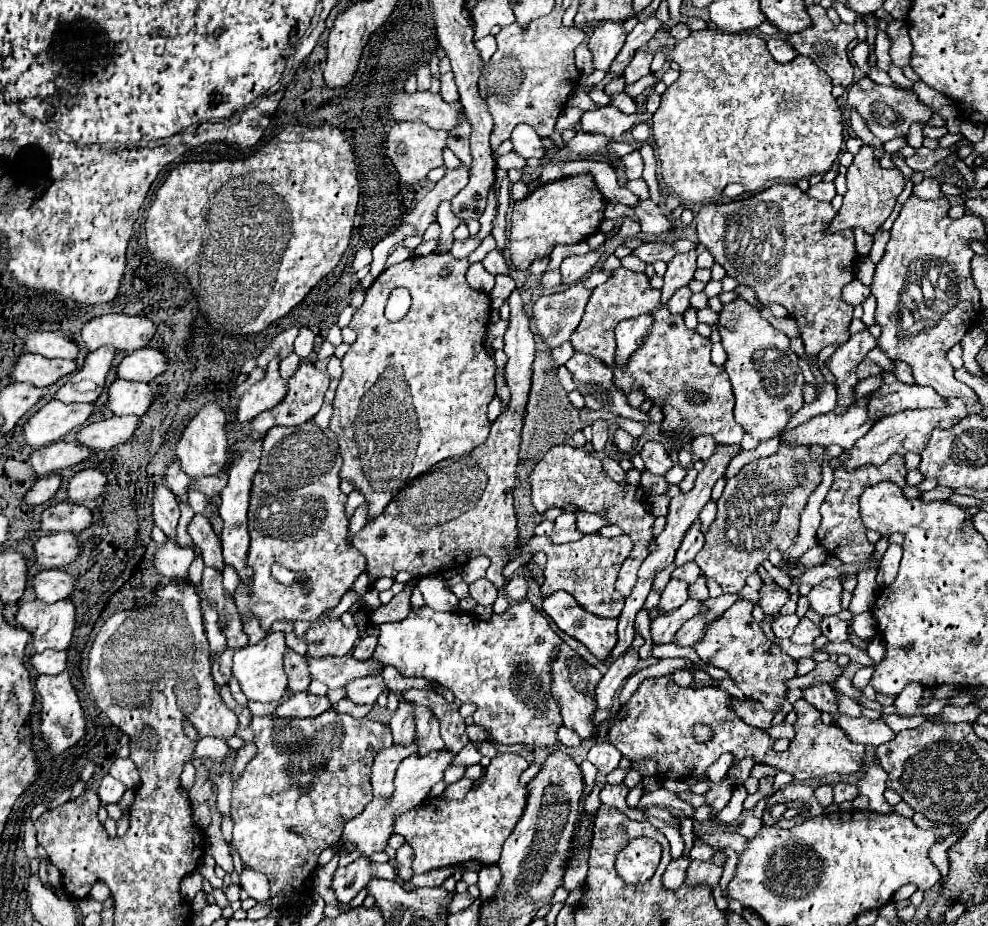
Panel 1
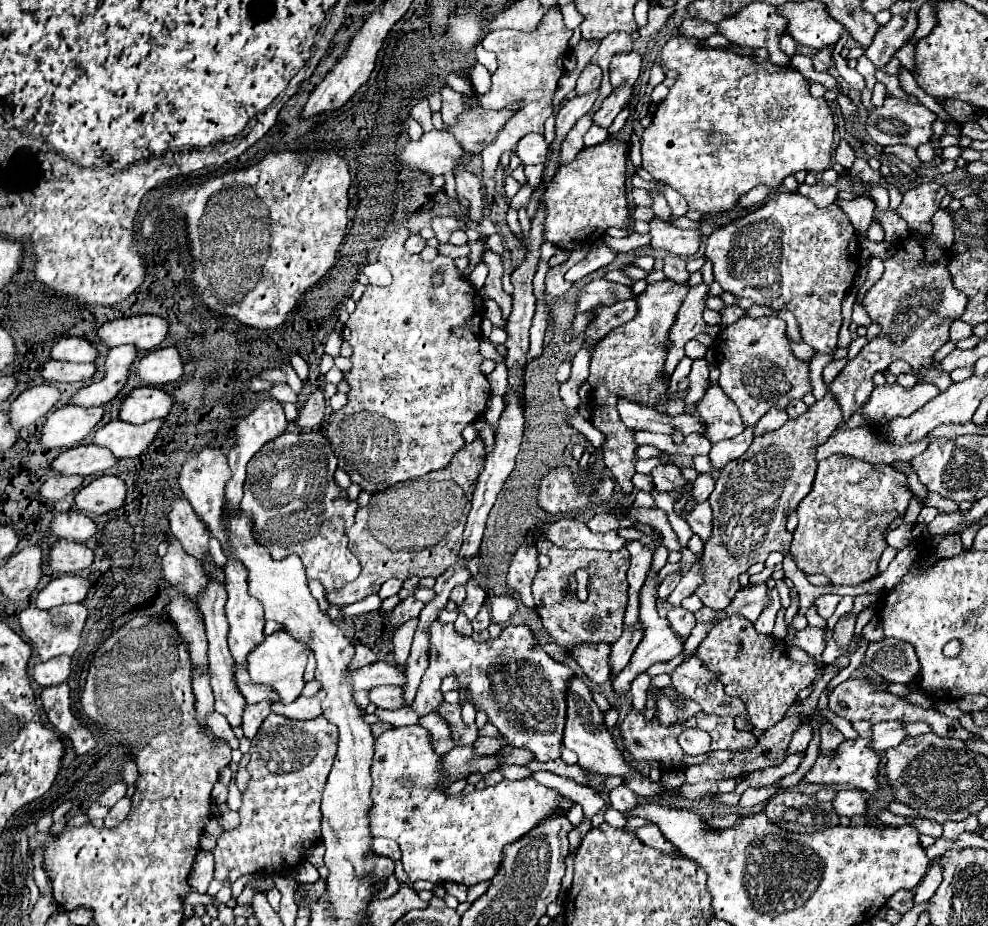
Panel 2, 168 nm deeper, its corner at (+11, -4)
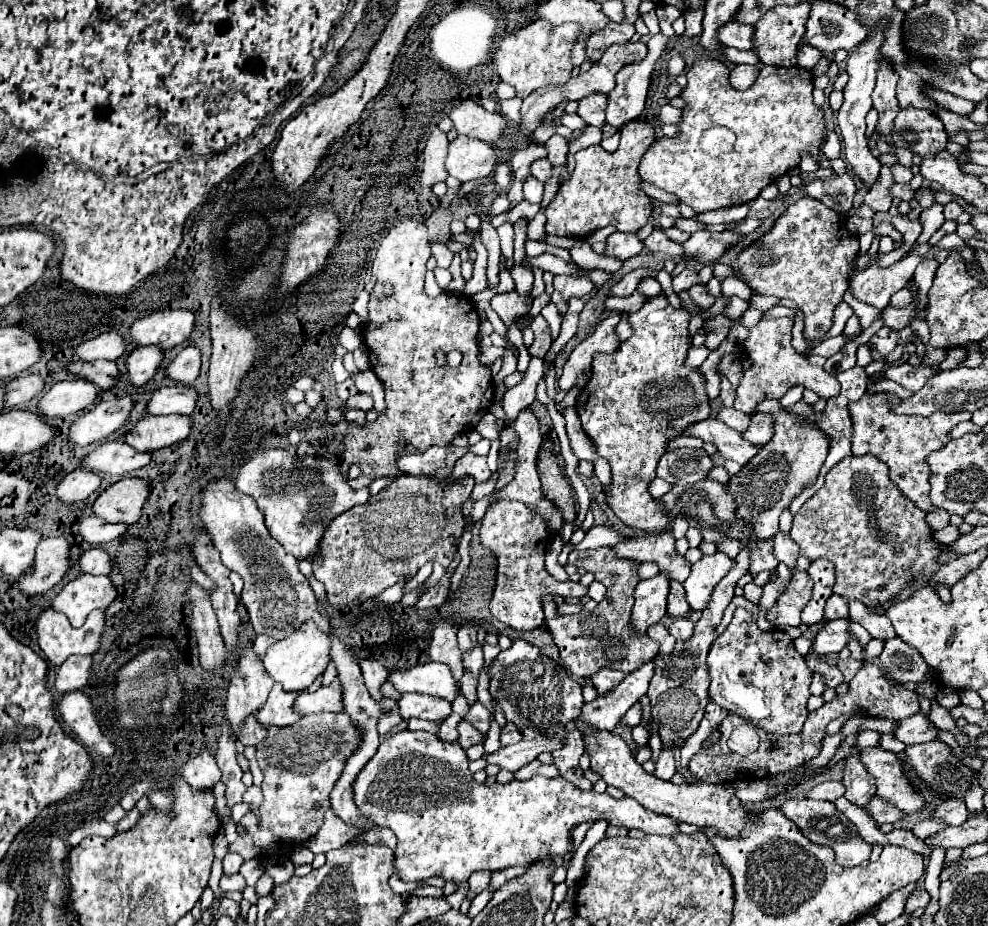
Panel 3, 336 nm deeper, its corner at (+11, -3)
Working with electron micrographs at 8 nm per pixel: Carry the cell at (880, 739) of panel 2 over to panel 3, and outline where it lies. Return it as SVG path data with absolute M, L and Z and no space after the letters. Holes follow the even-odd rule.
M915 713L913 717L907 717L903 721L899 721L895 725L895 731L893 735L905 743L905 745L913 745L913 743L925 743L925 741L931 741L937 737L935 733L935 727L929 725L927 717L921 715L921 713Z

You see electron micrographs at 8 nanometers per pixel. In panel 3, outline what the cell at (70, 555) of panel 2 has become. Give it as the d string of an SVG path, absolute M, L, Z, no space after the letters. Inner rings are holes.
M91 547L81 553L79 557L79 569L81 573L91 573L91 575L107 575L111 571L109 555L101 547Z

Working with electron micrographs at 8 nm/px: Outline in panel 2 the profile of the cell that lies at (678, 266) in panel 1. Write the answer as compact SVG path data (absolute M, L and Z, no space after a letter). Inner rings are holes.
M663 280L655 284L647 284L647 290L637 298L637 314L633 320L629 320L623 326L617 326L611 330L597 346L591 358L591 372L589 372L589 408L591 412L591 424L605 436L603 448L603 462L611 470L613 480L621 486L621 492L629 496L635 486L631 482L635 474L635 462L637 462L637 448L639 444L633 440L635 430L627 428L617 412L617 400L627 398L631 402L651 406L655 408L661 404L661 398L665 396L669 388L669 380L661 380L663 366L667 360L667 336L671 326L675 324L677 312L687 296L689 286L679 286L673 280Z

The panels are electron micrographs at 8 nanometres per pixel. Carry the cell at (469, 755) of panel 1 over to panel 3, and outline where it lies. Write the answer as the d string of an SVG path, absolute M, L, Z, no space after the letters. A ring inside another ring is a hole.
M505 723L505 727L501 729L501 737L499 737L501 747L503 747L503 745L511 745L511 743L519 743L521 739L523 739L523 737L521 737L519 729L517 729L515 725L511 725L511 723Z

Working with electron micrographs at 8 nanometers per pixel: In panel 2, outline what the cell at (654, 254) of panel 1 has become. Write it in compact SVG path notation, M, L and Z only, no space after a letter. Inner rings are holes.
M667 256L665 258L665 272L667 272L667 278L673 280L673 282L679 282L679 284L687 284L689 280L689 272L685 268L687 260L685 258L675 258L675 256Z

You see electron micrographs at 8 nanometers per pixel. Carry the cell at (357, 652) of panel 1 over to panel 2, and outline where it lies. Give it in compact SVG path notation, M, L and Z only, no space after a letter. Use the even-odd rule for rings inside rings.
M355 646L355 658L351 662L351 668L361 668L361 666L369 666L369 664L375 664L377 662L377 656L371 648L367 646Z

